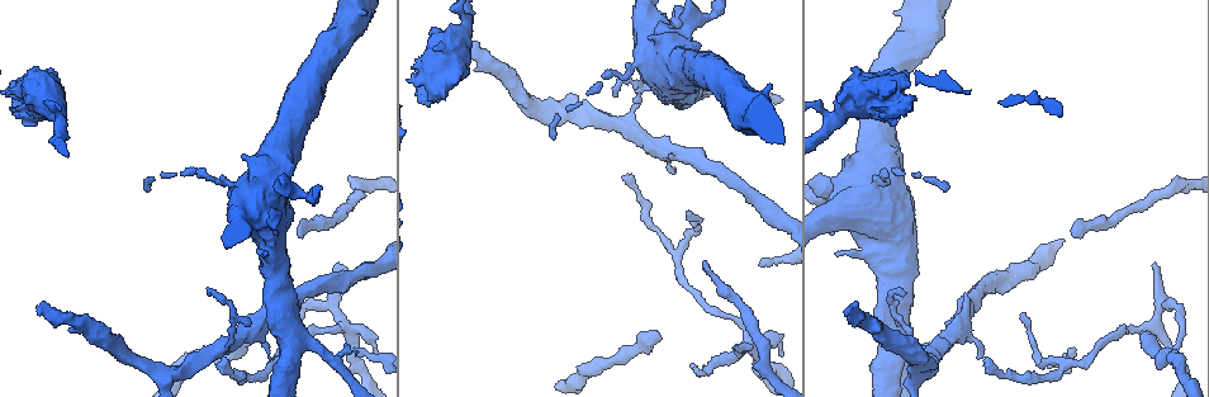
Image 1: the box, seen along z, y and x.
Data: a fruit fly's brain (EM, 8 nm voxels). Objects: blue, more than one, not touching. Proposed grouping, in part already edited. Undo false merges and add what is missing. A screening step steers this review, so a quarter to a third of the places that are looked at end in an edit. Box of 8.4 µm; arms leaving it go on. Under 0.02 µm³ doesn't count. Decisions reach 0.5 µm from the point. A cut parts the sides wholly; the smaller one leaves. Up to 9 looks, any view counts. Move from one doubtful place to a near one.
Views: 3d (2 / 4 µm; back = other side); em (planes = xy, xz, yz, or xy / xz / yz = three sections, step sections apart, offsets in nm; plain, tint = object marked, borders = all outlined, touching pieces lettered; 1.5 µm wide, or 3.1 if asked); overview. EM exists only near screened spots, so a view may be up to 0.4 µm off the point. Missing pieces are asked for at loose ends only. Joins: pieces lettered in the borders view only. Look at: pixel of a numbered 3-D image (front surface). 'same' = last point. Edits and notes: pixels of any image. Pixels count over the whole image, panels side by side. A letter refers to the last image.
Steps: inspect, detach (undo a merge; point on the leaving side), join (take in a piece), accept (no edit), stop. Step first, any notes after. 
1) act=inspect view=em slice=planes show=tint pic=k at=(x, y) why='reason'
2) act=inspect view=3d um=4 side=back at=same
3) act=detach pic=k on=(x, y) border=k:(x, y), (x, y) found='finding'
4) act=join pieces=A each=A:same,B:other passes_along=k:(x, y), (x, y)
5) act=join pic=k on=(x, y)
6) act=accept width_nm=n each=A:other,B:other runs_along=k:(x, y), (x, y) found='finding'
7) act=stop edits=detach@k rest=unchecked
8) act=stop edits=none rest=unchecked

act=inspect view=3d um=2 pic=1 at=(300, 230) why='branch stops here'

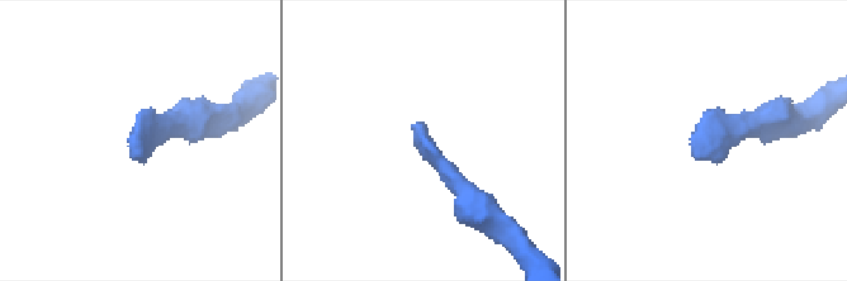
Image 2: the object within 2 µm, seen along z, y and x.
act=inspect view=em slice=planes show=borders pic=2 at=(420, 124)

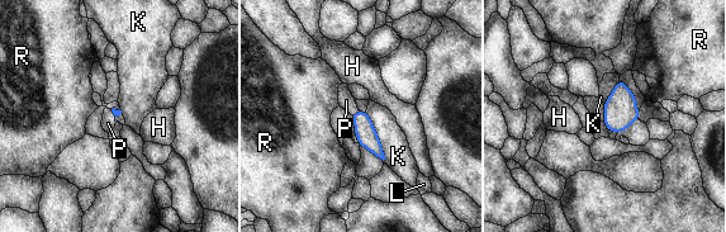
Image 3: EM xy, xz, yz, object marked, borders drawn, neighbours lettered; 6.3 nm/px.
act=join pieces=P each=H:other,K:other,L:other,P:same,R:other passes_along=3:(365, 132), (355, 112), (346, 100) found='it goes on there'

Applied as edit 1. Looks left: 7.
act=inspect view=em slice=planes show=plain pic=1 at=(1153, 269) why='free end'

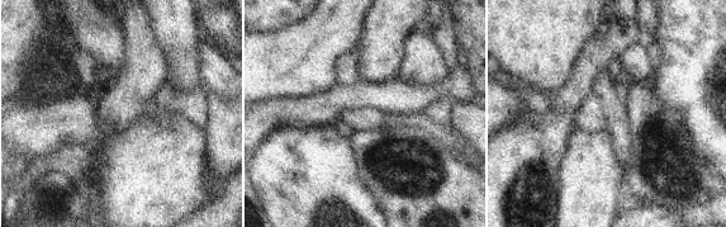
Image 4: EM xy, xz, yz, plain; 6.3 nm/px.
act=inspect view=em slice=planes show=tint at=same

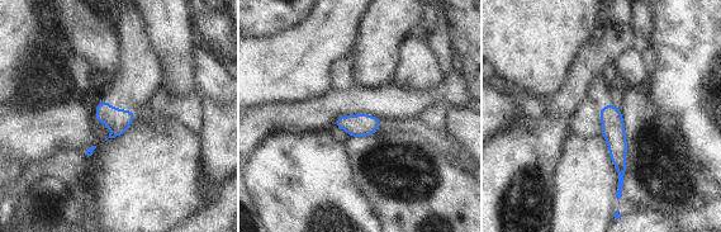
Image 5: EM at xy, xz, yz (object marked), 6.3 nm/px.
act=inspect view=em slice=planes show=borders at=same

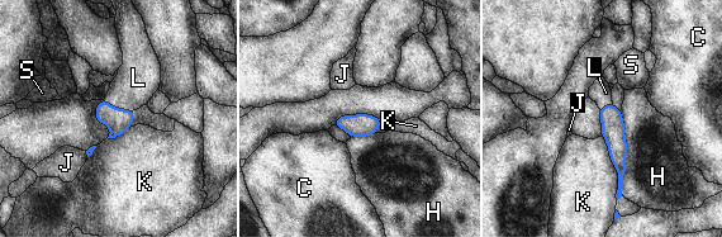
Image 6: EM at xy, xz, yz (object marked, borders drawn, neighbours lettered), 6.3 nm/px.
act=join pieces=L longest_contact=H:550nm each=C:other,H:other,J:other,K:other,L:same,S:other found='it goes on there'

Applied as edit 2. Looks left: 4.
act=inspect view=overview why='see it whole again'

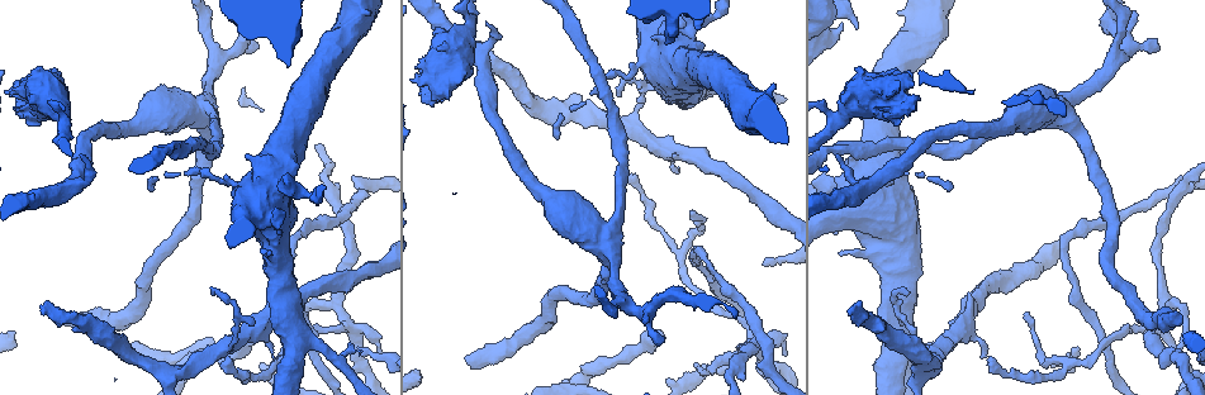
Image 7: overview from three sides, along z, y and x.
act=inspect view=3d um=4 pic=7 at=(661, 331)

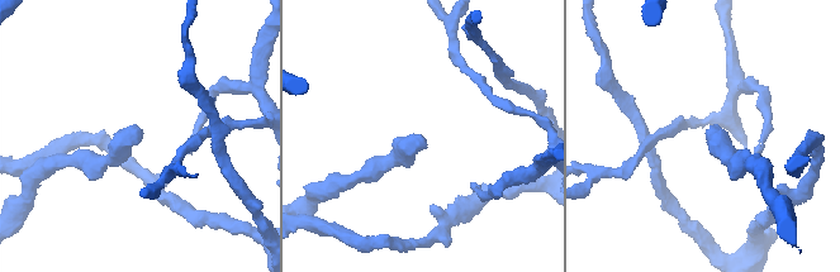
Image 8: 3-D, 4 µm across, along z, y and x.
act=inspect view=em slice=planes show=borders pic=8 at=(708, 129)

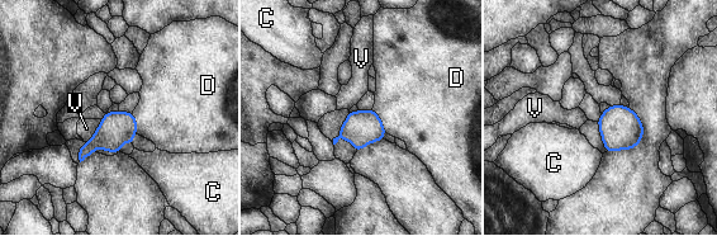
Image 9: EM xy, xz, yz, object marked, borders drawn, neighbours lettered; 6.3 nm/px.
act=join pieces=D each=C:other,D:same,V:other passes_along=9:(362, 127), (380, 121), (413, 99) found='the neuron continues'

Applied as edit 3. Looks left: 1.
act=stop edits=join@3,join@6,join@9 rest=unchecked

